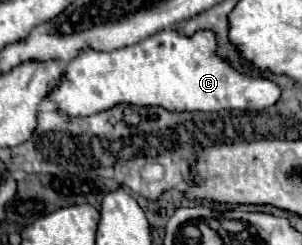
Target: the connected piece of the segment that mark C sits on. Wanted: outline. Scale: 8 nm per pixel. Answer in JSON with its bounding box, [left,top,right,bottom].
[49,29,281,117]

